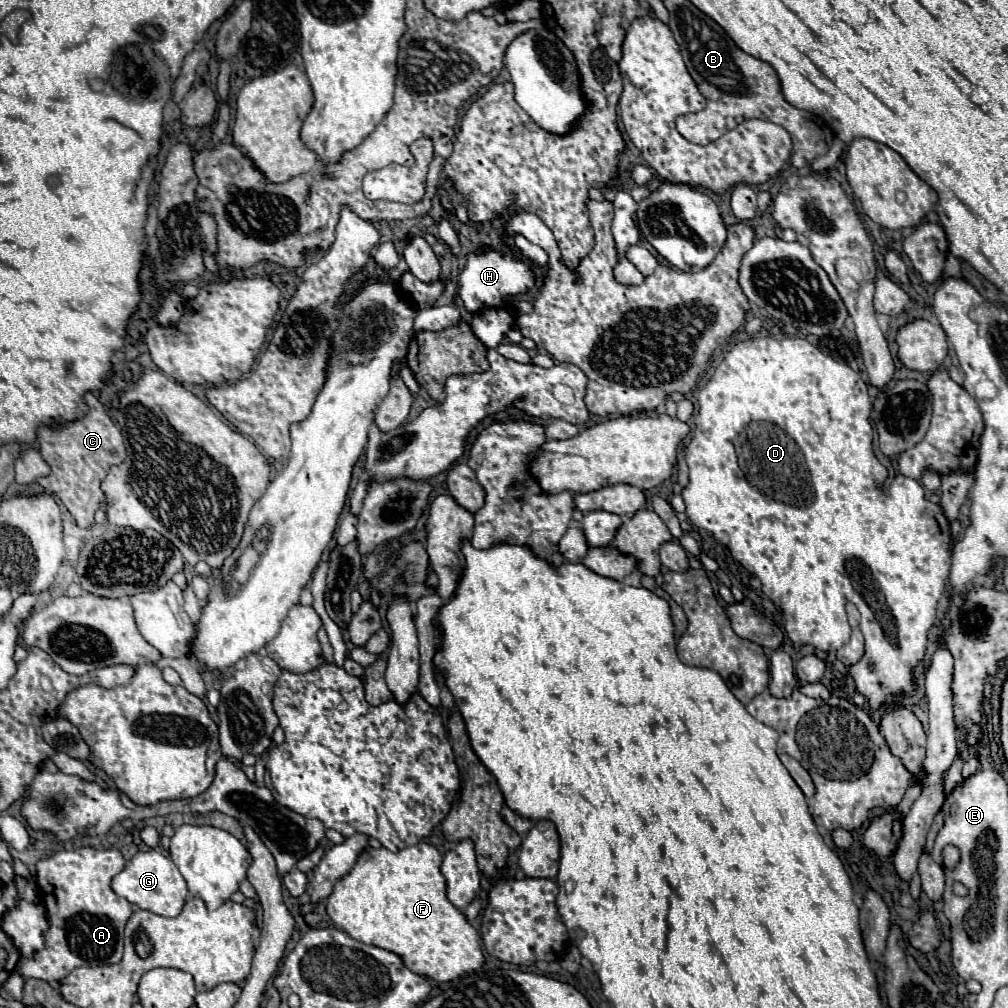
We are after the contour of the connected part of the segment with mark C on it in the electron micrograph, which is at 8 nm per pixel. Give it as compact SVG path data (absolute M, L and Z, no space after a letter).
M93 393L85 395L85 403L89 405L89 413L85 419L67 423L63 427L41 427L37 445L47 459L47 465L51 467L51 473L47 477L41 477L37 483L45 489L45 493L55 495L61 499L61 503L67 507L75 523L83 529L93 527L93 515L103 503L103 491L101 481L105 479L111 465L123 463L127 457L123 437L119 429L113 425L109 415L105 413L103 405L97 401Z

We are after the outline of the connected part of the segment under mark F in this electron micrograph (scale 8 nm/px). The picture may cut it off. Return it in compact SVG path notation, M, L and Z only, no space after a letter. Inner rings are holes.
M425 841L405 847L397 853L385 847L381 849L367 847L359 855L349 875L345 875L335 885L333 893L327 899L327 913L333 919L333 923L339 929L343 929L349 937L365 945L373 945L397 953L413 973L419 973L423 977L435 981L453 981L463 973L477 971L485 963L479 933L475 927L469 925L467 917L447 899L445 877L439 869L441 861L443 861L441 853Z

